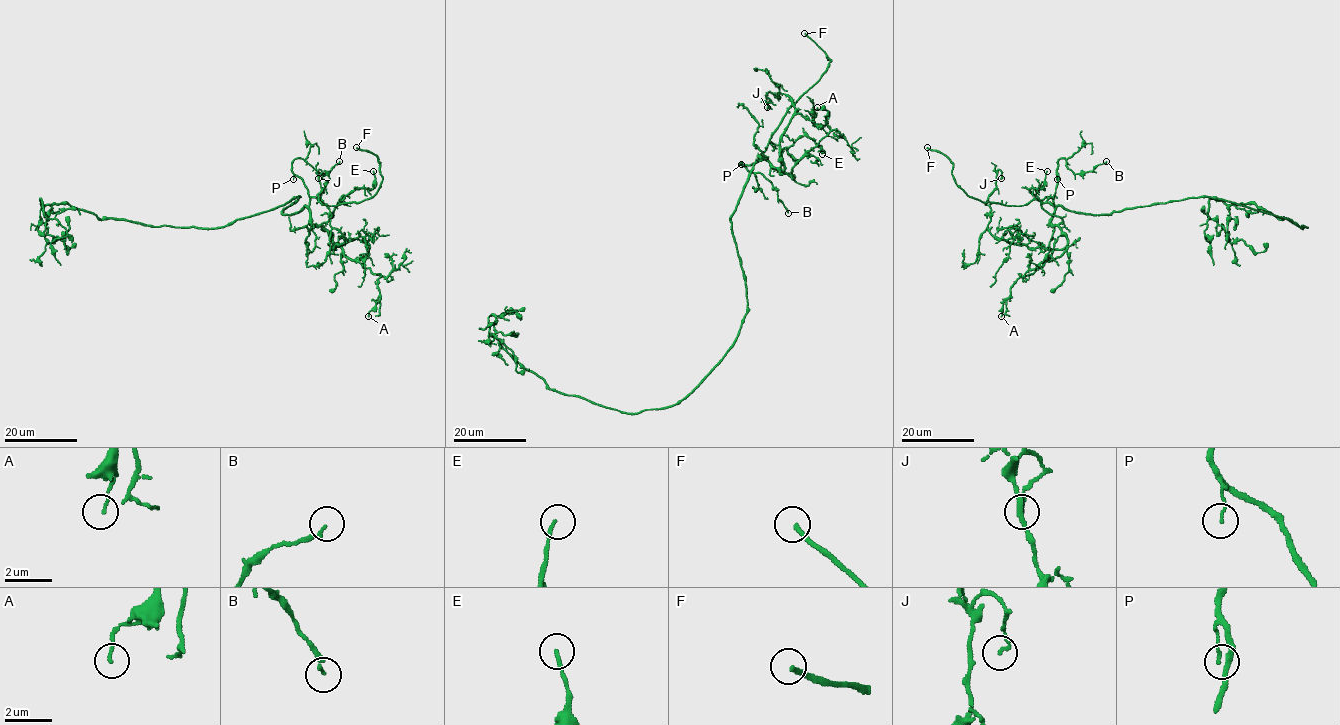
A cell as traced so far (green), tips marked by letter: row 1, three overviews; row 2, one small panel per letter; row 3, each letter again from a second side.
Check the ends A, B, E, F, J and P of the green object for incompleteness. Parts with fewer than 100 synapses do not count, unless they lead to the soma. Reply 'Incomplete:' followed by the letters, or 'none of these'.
Incomplete: F

